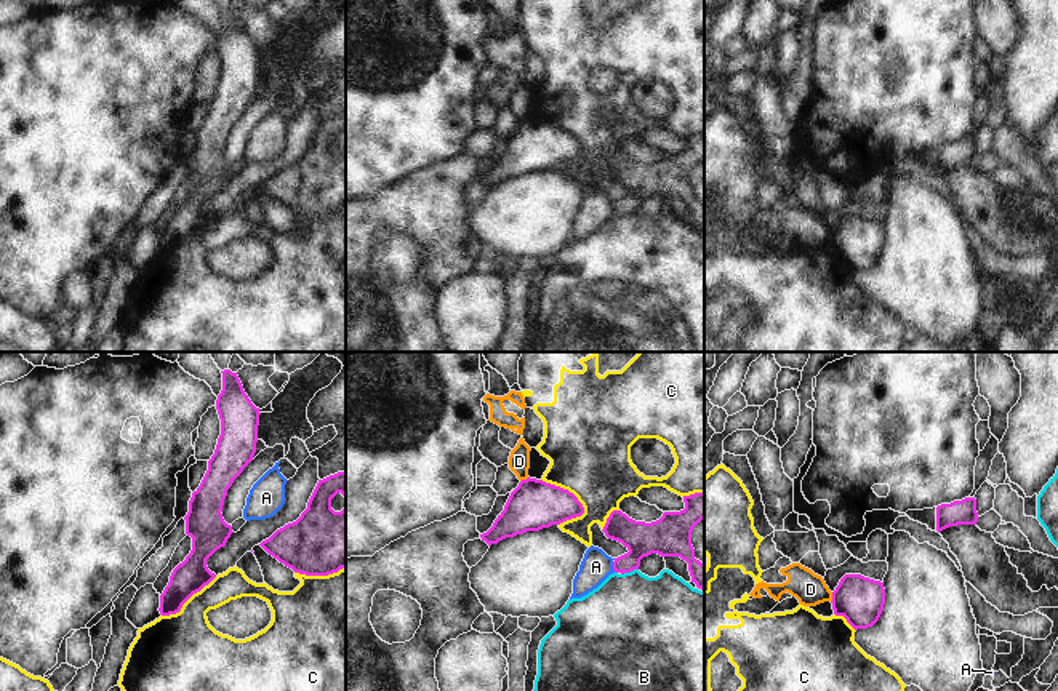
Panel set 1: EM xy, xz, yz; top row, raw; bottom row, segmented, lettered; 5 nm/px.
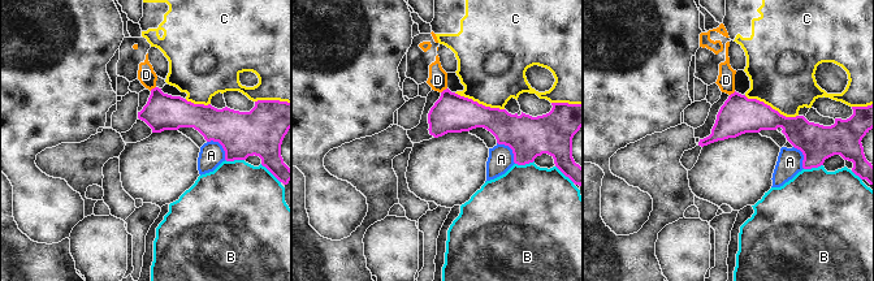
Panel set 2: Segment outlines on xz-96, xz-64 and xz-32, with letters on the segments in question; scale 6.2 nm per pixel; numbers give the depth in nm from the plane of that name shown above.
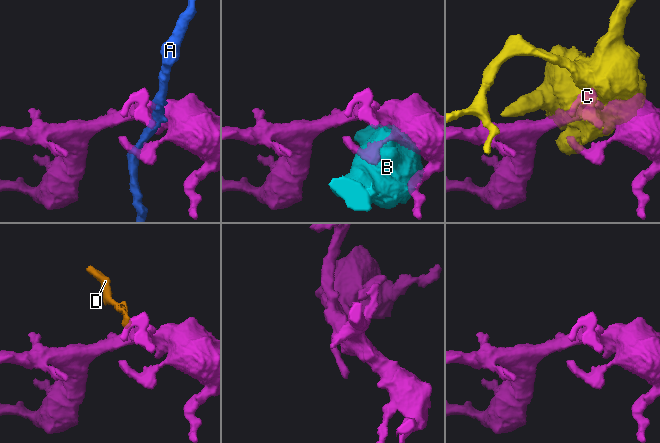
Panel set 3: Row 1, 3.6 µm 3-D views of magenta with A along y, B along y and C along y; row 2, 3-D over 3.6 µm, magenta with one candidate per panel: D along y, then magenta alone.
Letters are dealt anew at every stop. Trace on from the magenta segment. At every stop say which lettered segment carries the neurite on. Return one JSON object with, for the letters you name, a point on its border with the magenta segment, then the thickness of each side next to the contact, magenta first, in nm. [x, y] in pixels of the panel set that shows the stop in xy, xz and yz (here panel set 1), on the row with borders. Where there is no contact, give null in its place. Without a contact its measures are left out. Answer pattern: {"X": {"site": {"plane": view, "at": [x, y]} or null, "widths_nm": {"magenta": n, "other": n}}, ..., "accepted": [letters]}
{"accepted": []}

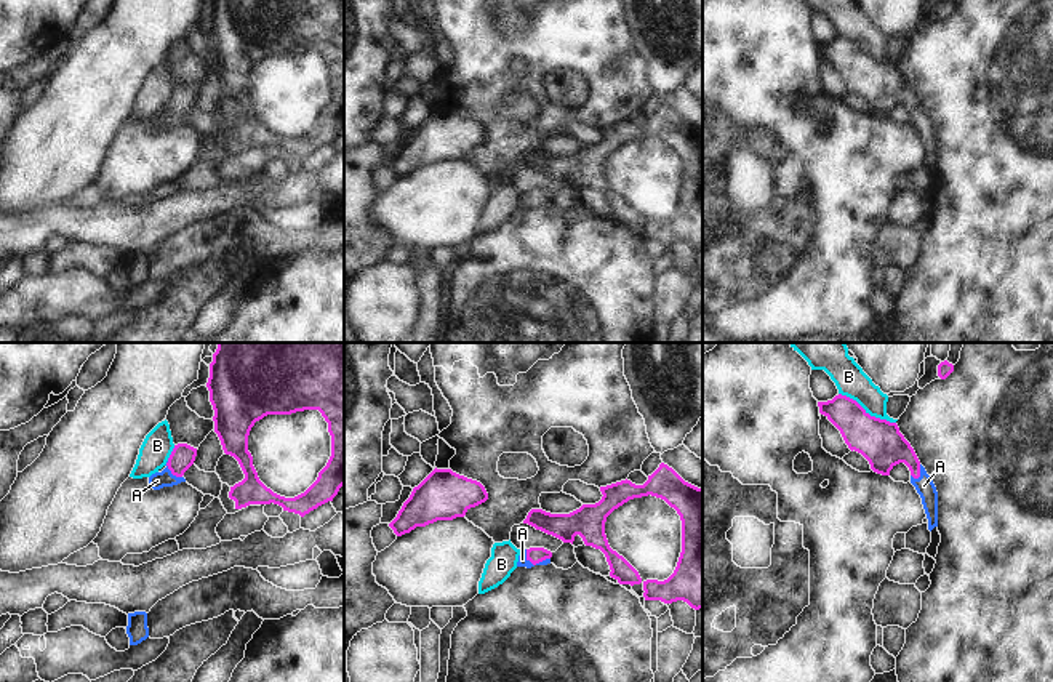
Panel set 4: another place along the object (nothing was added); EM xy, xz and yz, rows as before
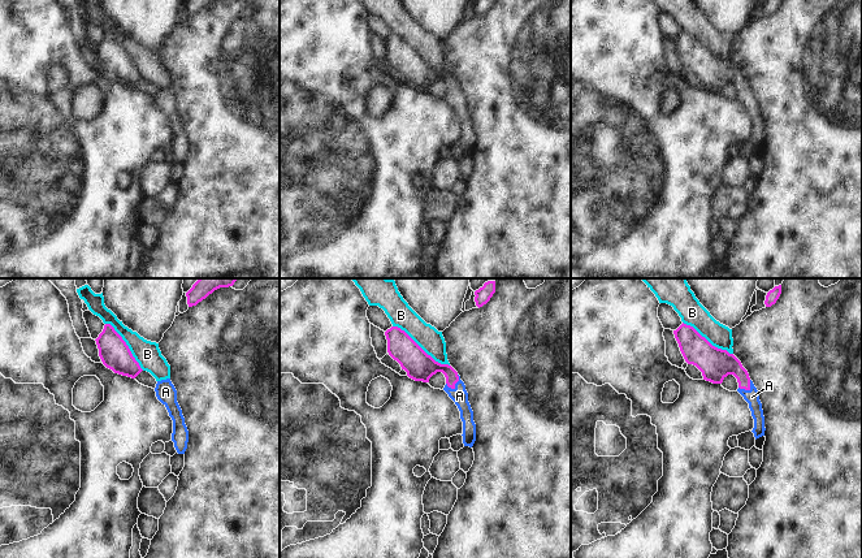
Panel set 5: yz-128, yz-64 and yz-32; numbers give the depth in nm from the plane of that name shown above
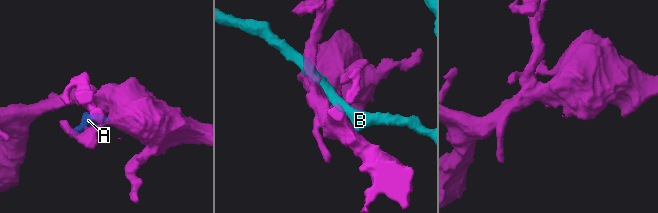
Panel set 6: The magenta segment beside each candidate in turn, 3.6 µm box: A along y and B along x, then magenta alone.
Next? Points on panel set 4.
{"A": {"site": {"plane": "xz", "at": [535, 564]}, "widths_nm": {"magenta": 80, "other": 50}}, "accepted": ["A"]}

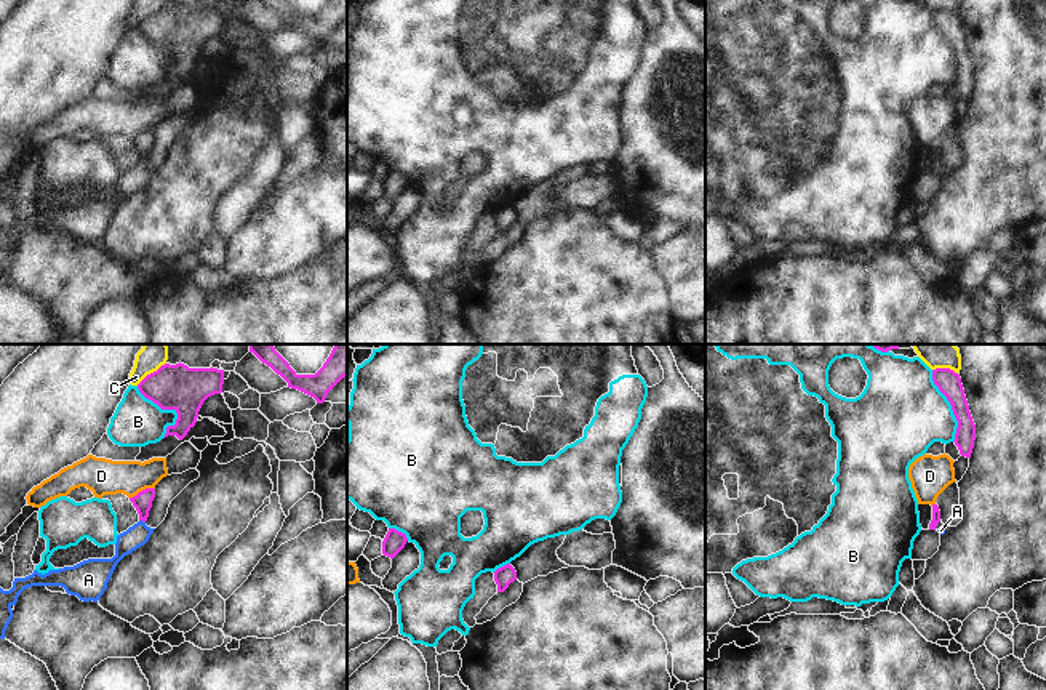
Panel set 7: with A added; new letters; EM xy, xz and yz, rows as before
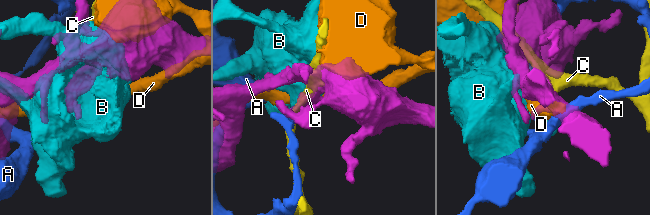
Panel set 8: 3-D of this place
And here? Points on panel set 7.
{"accepted": []}

